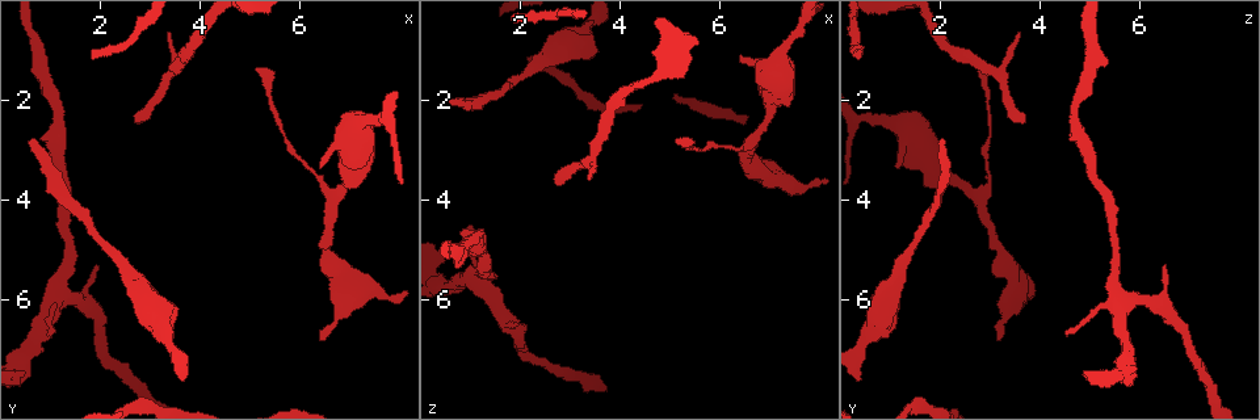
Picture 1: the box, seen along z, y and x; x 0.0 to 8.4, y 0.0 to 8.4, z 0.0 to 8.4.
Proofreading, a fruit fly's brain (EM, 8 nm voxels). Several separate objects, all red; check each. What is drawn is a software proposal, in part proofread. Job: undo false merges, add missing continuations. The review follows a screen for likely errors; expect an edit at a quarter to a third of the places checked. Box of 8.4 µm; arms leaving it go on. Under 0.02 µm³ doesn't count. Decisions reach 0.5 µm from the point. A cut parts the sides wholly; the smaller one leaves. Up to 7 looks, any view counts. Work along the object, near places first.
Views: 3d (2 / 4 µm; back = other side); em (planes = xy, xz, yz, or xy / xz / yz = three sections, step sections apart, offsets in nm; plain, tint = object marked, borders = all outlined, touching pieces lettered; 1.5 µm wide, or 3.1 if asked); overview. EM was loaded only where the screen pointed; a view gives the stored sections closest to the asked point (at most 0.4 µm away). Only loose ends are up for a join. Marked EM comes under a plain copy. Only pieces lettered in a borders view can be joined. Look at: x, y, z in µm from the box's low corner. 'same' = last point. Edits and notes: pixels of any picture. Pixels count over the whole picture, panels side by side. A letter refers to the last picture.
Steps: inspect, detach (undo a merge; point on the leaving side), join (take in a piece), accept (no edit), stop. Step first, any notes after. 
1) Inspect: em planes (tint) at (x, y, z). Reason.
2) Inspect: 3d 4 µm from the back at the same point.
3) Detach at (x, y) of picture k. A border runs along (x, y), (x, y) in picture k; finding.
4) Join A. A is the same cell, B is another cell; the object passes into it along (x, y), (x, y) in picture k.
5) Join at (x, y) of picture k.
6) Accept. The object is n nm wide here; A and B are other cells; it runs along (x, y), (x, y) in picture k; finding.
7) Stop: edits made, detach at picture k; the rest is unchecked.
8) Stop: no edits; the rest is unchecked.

Inspect: em planes (borders) at (0.55, 2.80, 2.00). End of a long branch.

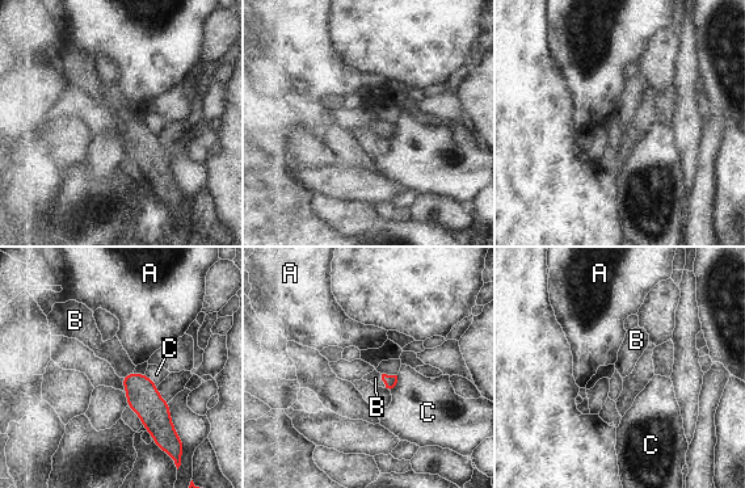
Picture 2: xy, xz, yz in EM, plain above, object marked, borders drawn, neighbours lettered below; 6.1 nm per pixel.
Join B. The longest contact is with C, 110 nm; B is the same cell, A and C are other cells; the object passes into it along (390, 381), (383, 381), (375, 378) in picture 2; the neuron continues.

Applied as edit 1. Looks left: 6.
Inspect: em xz step 4 (tint) at (2.80, 2.40, 3.70).

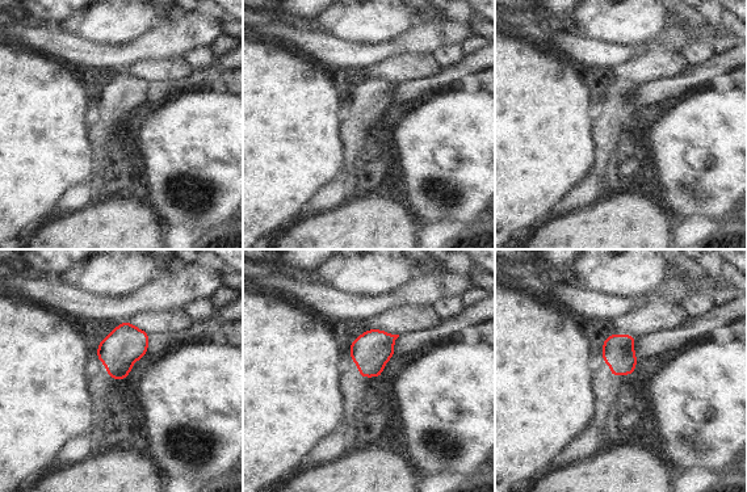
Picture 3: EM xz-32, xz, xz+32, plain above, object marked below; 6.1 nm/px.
Inspect: em planes (borders) at the same point. Cut it another way.

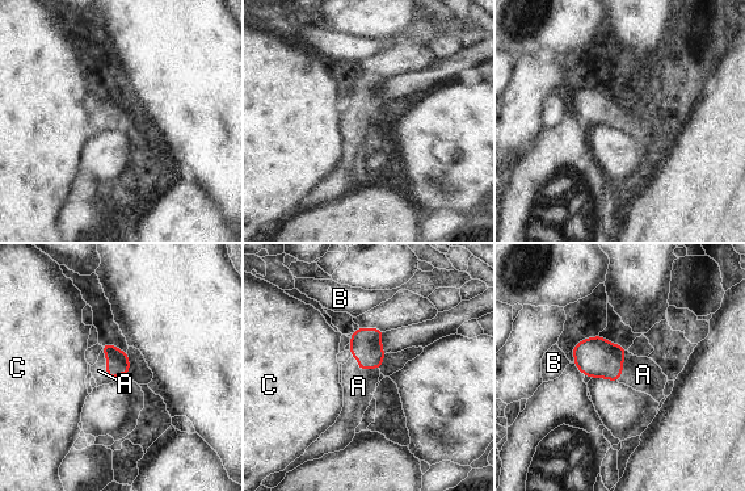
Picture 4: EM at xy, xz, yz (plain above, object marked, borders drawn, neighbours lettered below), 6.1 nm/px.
Join A. A is the same cell, B and C are other cells; it goes on there.

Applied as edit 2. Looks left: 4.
Inspect: 3d 2 µm at (5.15, 1.35, 2.85).

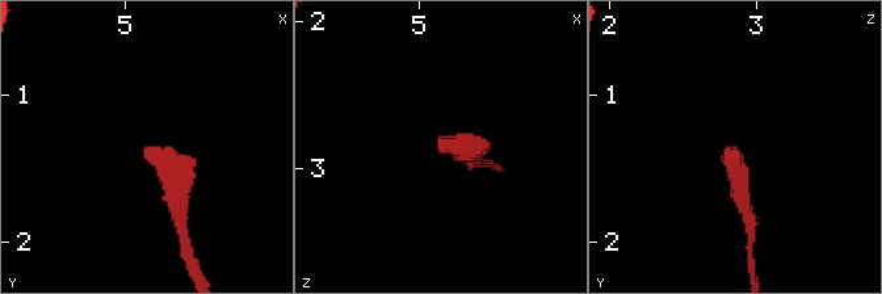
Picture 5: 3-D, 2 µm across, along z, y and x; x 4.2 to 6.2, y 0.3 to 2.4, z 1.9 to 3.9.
Inspect: em yz step 4 (tint) at (5.10, 1.36, 2.80). Now the EM.

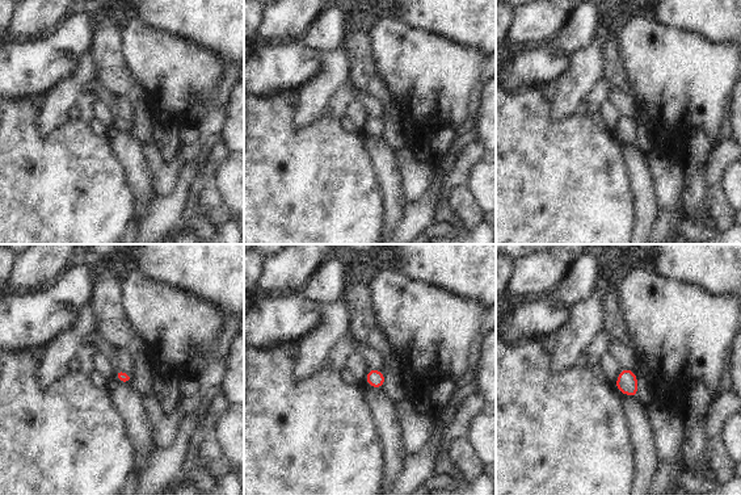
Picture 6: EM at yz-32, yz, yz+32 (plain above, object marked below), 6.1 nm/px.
Inspect: em planes (borders) at the same point. Cut it another way.

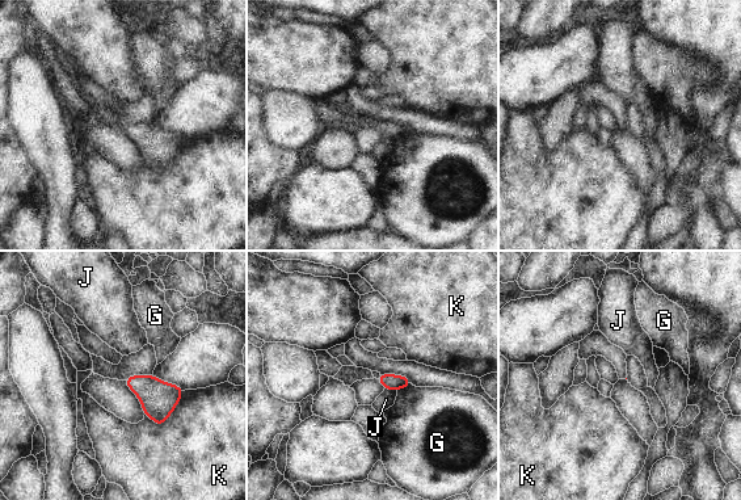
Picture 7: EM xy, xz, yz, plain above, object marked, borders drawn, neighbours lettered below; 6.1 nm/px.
Accept. G, J and K are other cells; a border runs along (396, 390), (383, 391) in picture 7; no lettered piece goes on from it.

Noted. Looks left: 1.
Stop: edits made, join at picture 2, join at picture 4; the rest is unchecked.

